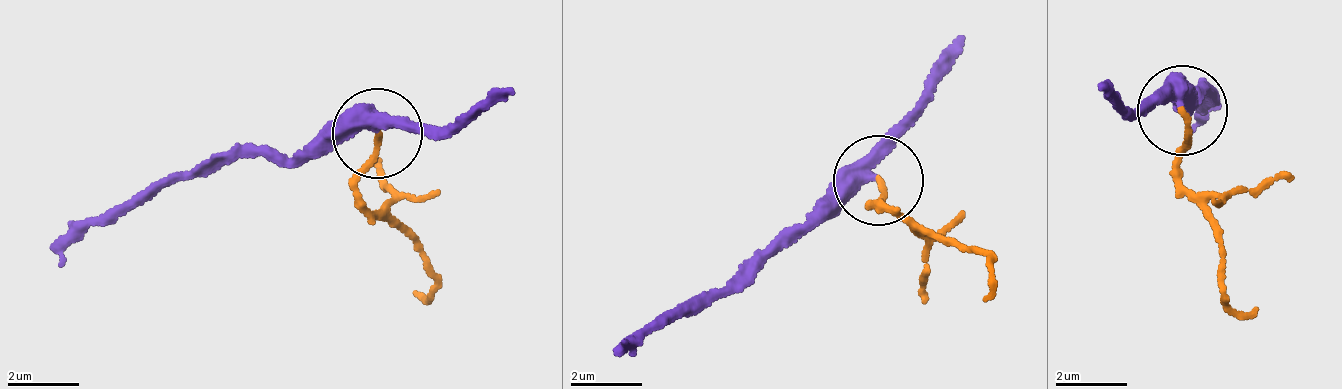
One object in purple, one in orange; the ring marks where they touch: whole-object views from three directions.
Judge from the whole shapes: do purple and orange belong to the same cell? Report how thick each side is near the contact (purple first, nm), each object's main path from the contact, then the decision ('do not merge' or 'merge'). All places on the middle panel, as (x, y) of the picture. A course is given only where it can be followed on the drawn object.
420/160 nm | purple via (880, 177), (828, 182), (741, 290), (688, 295), (612, 354) | orange via (880, 177), (882, 204), (937, 240), (989, 258), (987, 302) | merge

